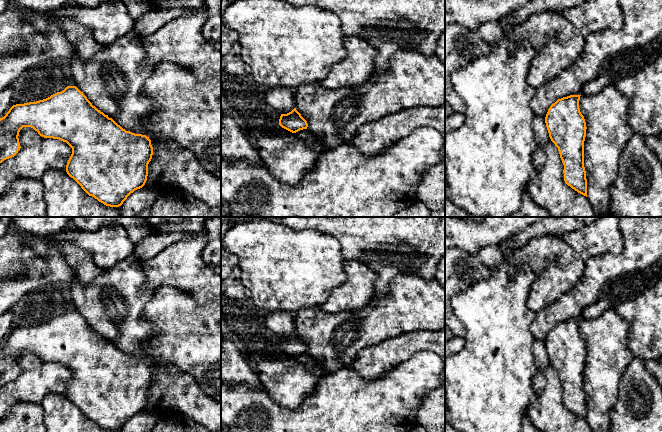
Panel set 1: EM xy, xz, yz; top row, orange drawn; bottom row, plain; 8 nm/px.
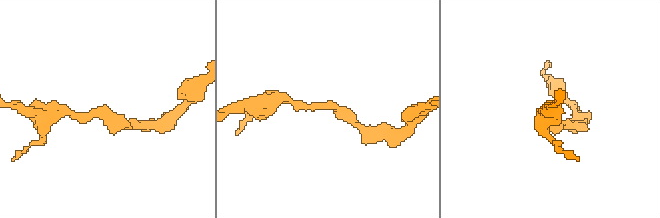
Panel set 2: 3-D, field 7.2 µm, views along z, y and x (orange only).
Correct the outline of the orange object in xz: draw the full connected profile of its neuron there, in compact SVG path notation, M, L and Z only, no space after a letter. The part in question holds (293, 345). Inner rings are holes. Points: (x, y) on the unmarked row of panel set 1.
M296 332L287 338L281 338L279 349L292 357L307 353L308 351L307 345L301 340Z

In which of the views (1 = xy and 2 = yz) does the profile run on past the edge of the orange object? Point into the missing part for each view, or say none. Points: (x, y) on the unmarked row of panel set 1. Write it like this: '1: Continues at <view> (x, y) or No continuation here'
1: No continuation here
2: No continuation here

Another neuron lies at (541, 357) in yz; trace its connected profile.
M540 340L534 341L533 352L534 352L535 365L537 370L546 367L550 363L545 343L543 343L542 341Z

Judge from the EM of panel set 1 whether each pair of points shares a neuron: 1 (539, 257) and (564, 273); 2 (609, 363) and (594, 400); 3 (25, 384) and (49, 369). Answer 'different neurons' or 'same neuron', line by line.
1: same neuron
2: same neuron
3: same neuron

